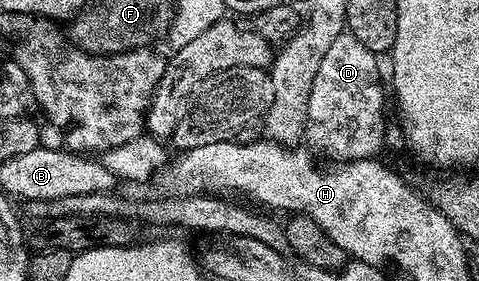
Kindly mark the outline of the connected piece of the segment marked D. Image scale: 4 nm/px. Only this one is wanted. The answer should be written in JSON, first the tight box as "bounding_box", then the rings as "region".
{"bounding_box":[305,32,387,164],"region":[[[342,32],[335,40],[335,44],[331,44],[331,48],[327,48],[327,56],[323,56],[323,64],[319,64],[319,72],[315,72],[315,84],[311,84],[311,100],[307,104],[307,124],[305,125],[305,138],[308,145],[322,159],[330,158],[328,161],[333,164],[340,164],[343,162],[355,162],[363,160],[364,158],[377,158],[380,155],[380,150],[385,146],[385,94],[387,98],[387,90],[381,87],[381,74],[377,71],[377,62],[379,62],[378,55],[373,54],[367,48],[363,48],[363,44],[359,44],[359,40],[355,40],[355,36],[348,32]]]}

